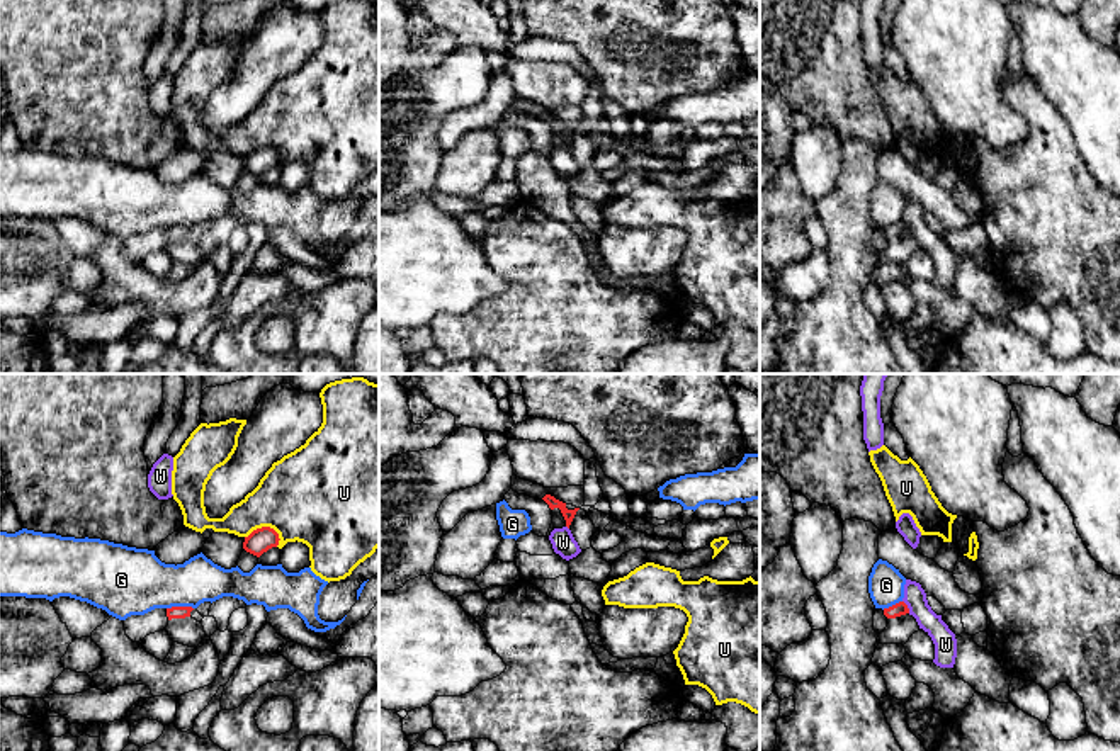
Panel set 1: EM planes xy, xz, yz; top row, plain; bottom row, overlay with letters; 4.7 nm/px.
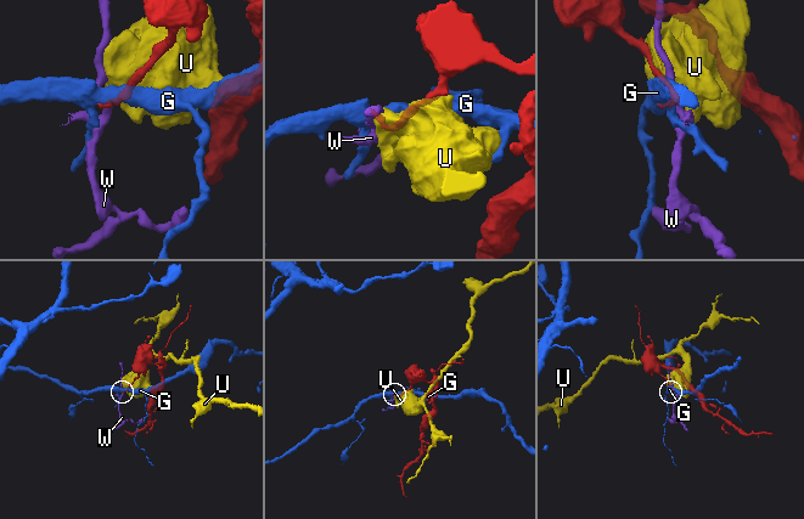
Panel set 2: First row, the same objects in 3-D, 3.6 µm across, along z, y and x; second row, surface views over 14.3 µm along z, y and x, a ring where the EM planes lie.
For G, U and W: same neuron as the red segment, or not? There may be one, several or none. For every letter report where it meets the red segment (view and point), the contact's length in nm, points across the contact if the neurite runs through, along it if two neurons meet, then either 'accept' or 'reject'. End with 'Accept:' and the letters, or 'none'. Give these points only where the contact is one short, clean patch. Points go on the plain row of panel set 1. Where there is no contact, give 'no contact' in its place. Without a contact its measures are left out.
G: xy (179, 226) | 130 nm | along xy (192, 226), (167, 228) | reject
U: xy (264, 146) | 180 nm | reject
W: yz (906, 226) | 70 nm | along yz (903, 220), (910, 231) | reject
Accept: none

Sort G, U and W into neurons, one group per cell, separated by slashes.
G / U / W

